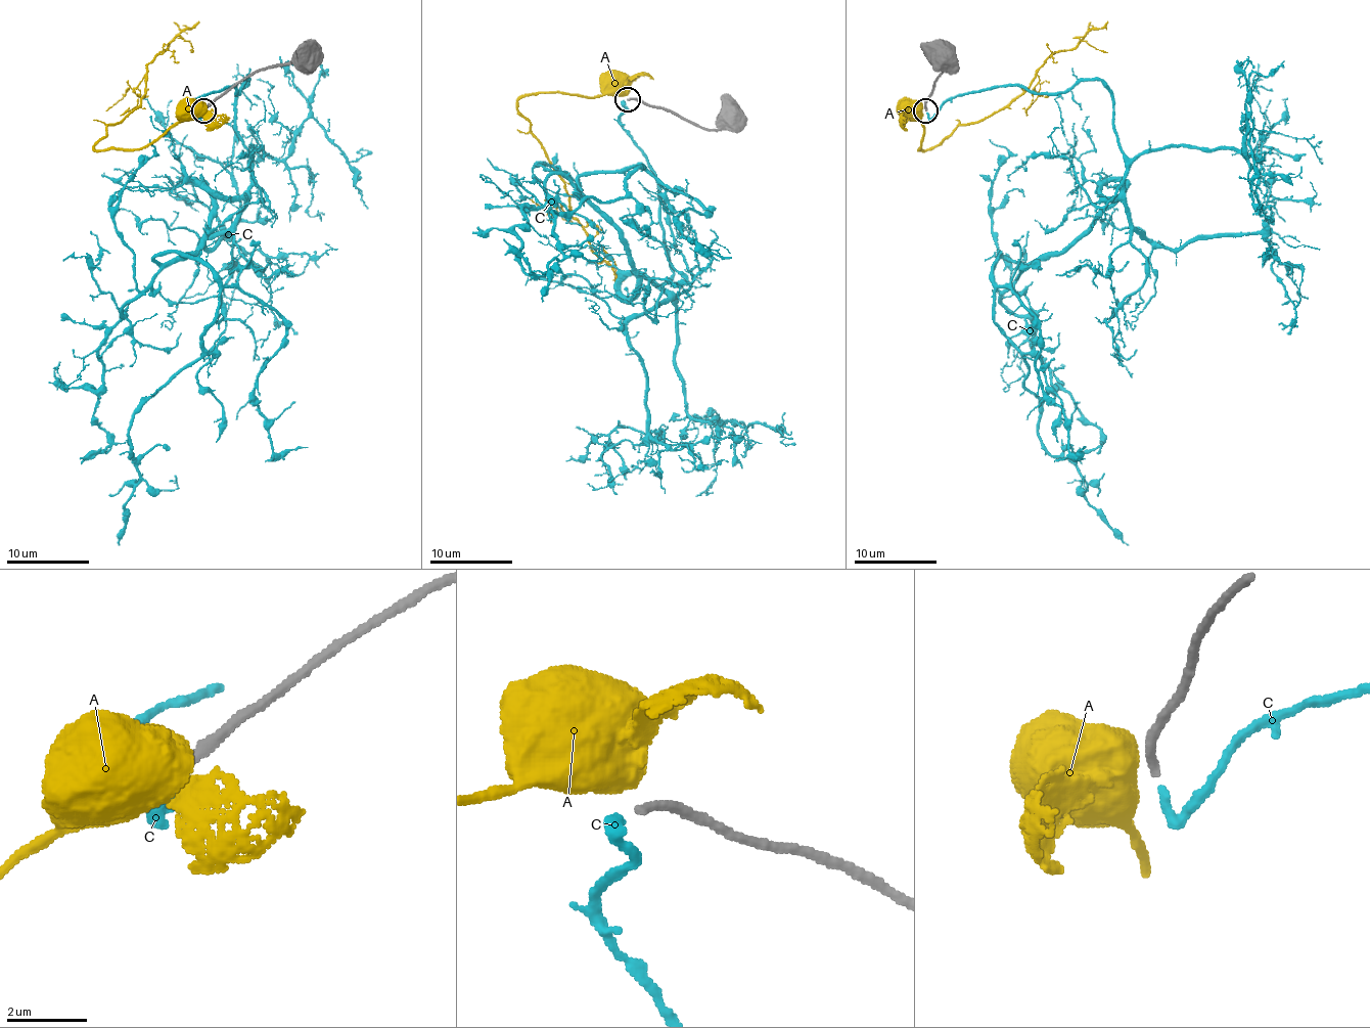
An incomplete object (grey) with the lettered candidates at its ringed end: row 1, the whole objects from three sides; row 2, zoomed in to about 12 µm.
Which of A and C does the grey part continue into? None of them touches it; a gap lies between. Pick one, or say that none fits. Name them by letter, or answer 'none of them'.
C

